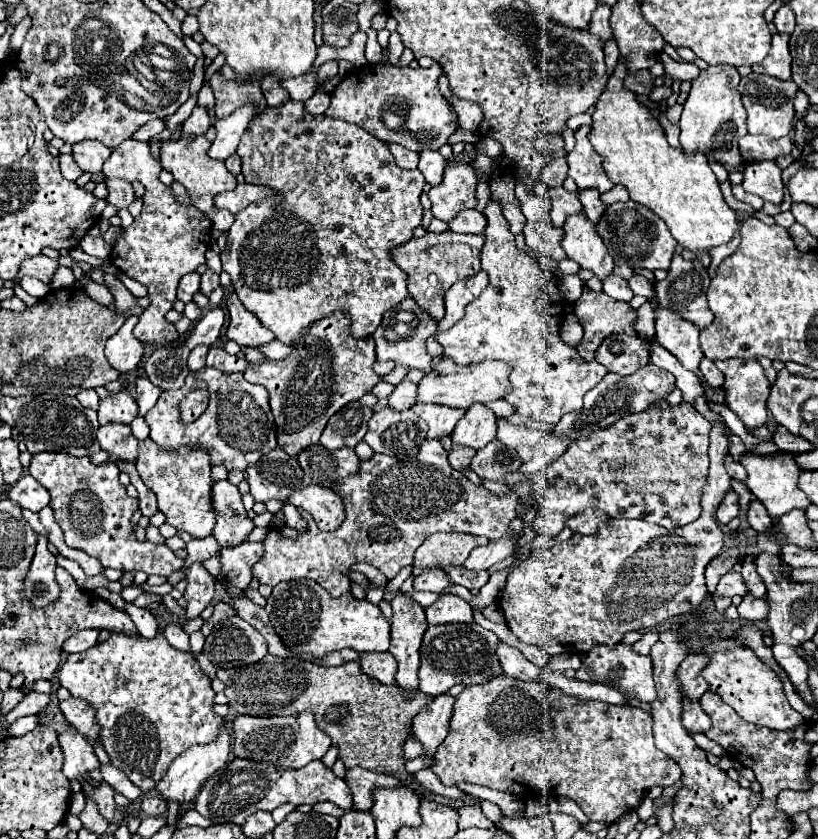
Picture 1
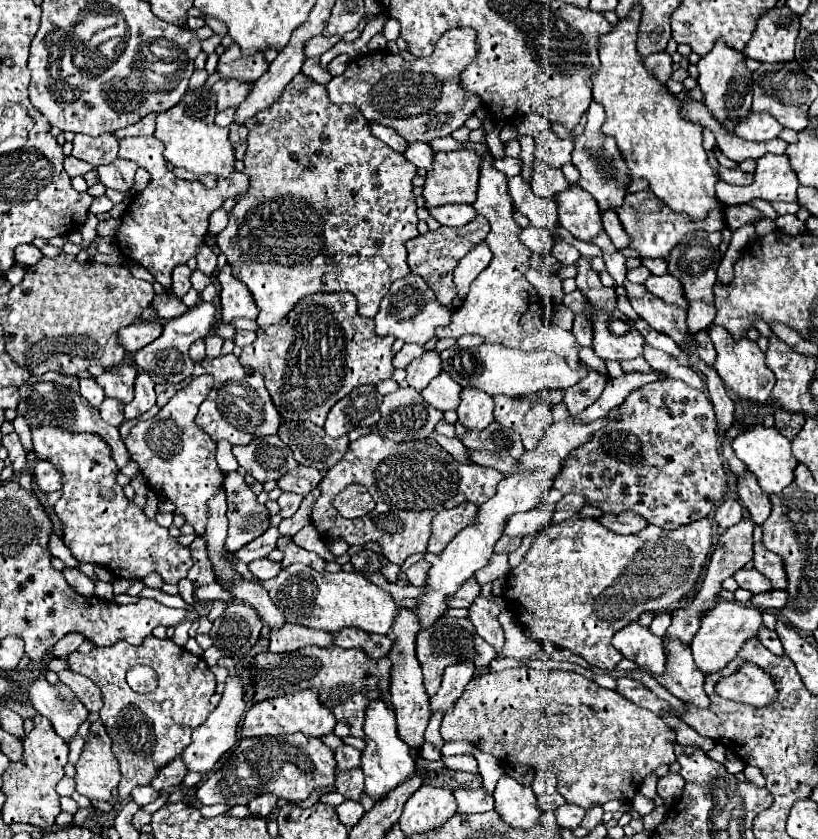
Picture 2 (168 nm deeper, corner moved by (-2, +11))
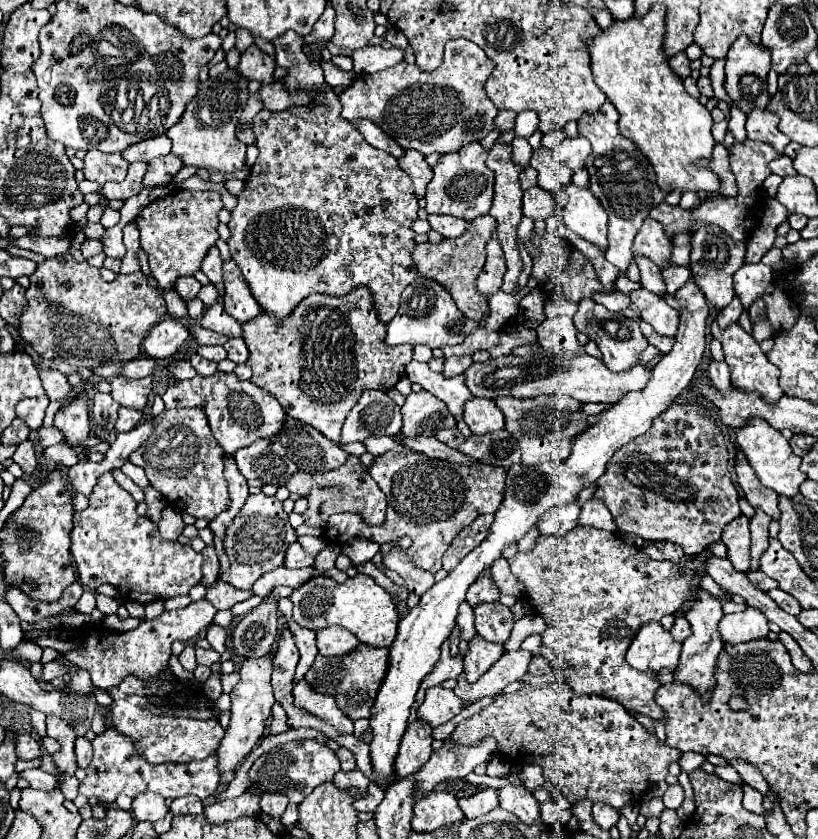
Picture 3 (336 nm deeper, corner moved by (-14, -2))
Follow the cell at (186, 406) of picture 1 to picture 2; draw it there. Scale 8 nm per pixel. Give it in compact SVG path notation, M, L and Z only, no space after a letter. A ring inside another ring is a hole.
M211 374L193 378L193 382L179 390L167 402L167 406L159 410L157 416L137 422L125 440L125 446L145 474L149 488L161 498L171 500L175 504L173 514L183 516L195 528L197 536L205 534L209 512L207 502L219 492L223 484L223 472L215 460L215 442L195 424L197 410L211 392L211 386Z

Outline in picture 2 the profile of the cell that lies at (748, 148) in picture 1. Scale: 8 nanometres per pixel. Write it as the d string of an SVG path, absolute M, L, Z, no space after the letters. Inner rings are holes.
M751 112L747 122L741 122L735 128L735 134L739 138L745 138L745 140L765 142L765 140L777 138L781 130L783 130L783 126L779 126L779 122L775 122L775 118L771 118L769 114L755 114L755 112Z

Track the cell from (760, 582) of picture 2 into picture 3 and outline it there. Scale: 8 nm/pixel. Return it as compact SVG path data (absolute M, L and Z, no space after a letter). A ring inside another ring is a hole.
M771 589L771 591L767 591L767 595L769 595L771 599L775 599L775 603L777 603L785 613L789 613L789 615L793 615L793 617L797 617L797 615L801 613L801 605L799 605L799 601L797 601L793 595L787 595L787 593L781 591L781 589Z

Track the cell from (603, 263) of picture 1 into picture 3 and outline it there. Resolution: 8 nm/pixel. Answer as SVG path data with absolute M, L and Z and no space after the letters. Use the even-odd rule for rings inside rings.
M569 183L555 191L555 201L573 233L597 247L607 247L607 213L589 189Z

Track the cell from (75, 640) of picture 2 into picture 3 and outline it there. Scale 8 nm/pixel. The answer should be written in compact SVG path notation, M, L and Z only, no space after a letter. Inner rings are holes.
M51 661L51 663L45 663L43 665L43 671L41 671L41 681L51 681L55 677L63 677L65 673L69 673L69 667L61 661Z

